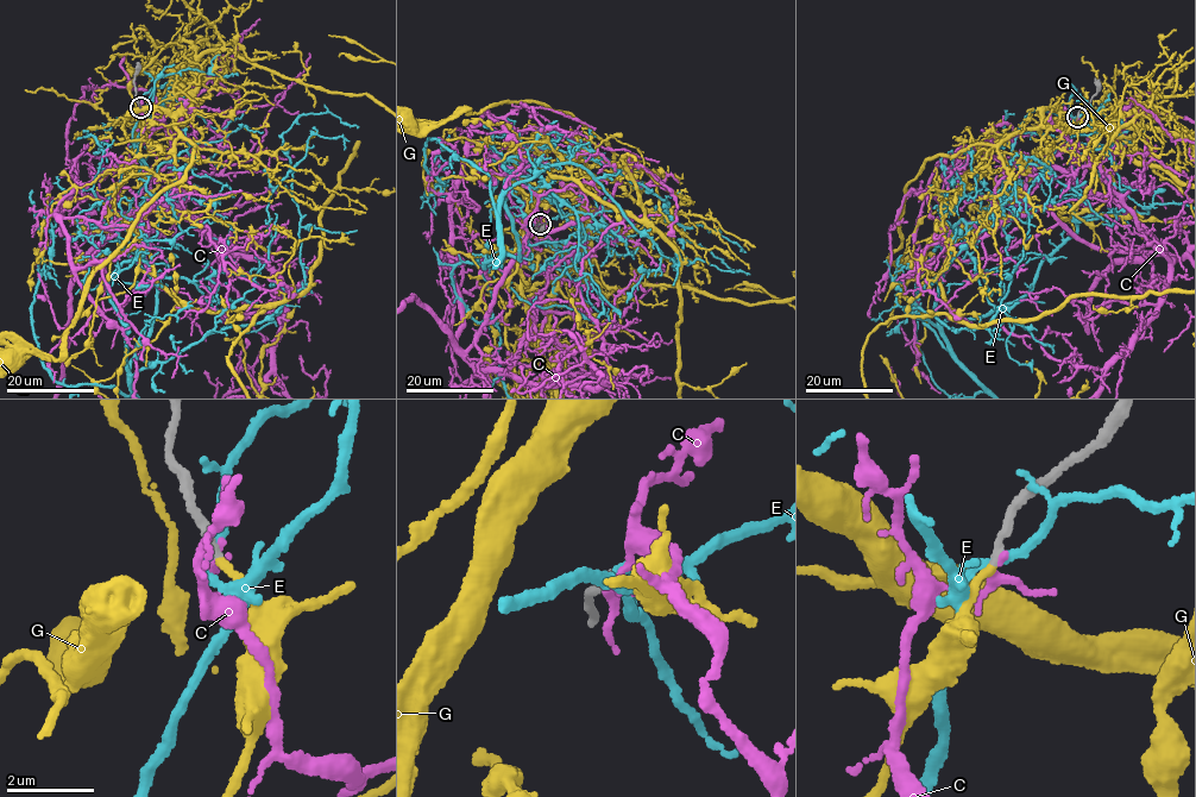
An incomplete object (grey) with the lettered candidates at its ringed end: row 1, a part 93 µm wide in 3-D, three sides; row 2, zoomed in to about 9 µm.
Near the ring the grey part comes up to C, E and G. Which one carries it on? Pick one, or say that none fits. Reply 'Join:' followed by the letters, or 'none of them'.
Join: G

